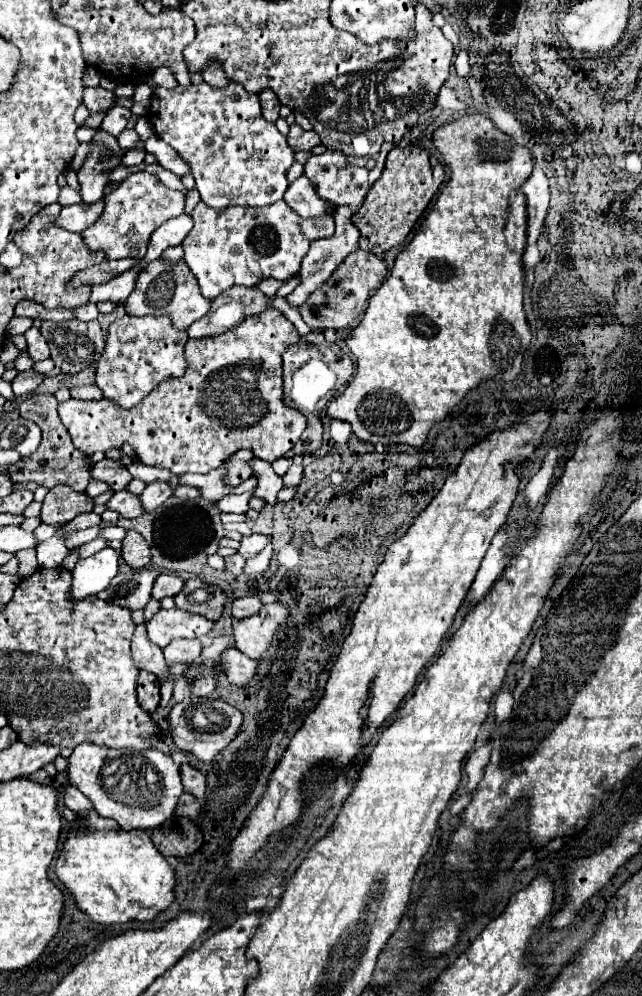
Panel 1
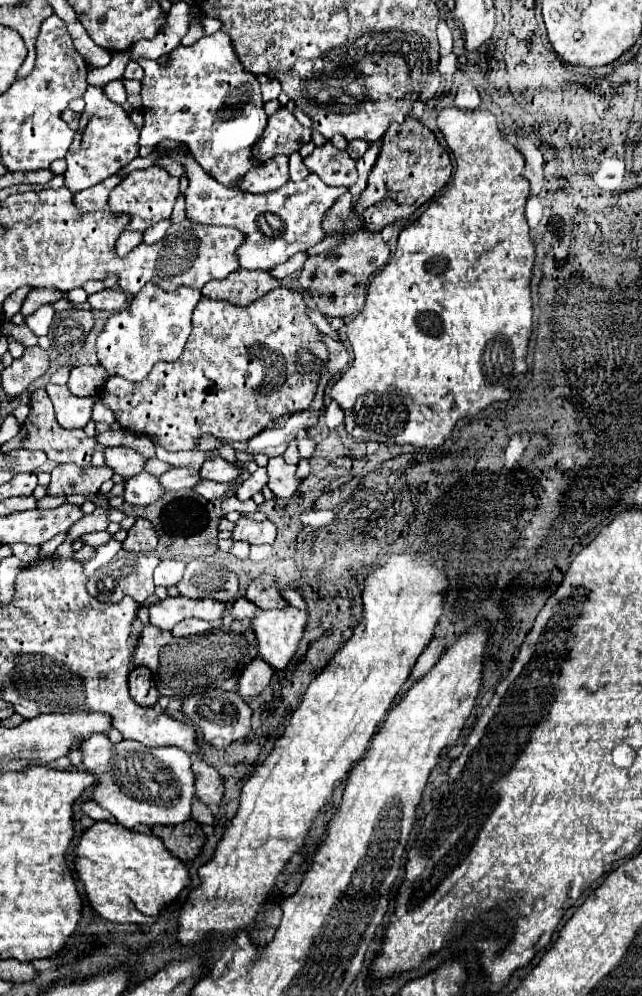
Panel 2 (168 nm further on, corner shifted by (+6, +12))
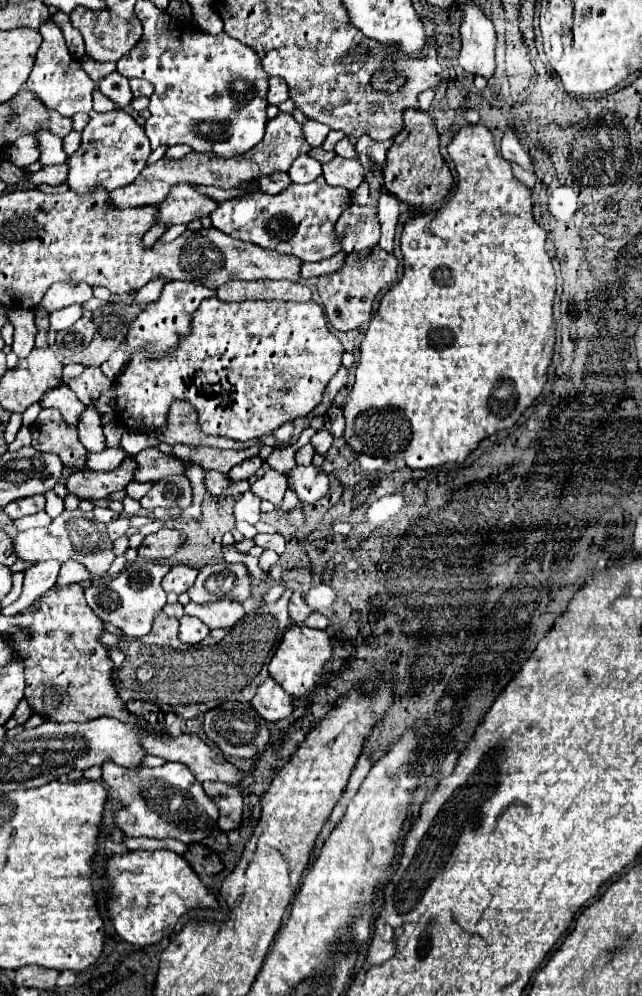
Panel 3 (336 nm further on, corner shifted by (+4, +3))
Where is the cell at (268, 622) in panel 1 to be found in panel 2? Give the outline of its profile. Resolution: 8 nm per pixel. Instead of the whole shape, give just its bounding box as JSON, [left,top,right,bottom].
[250,604,308,670]

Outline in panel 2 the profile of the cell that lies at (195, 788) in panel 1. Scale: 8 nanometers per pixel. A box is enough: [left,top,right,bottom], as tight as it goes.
[192,758,222,804]

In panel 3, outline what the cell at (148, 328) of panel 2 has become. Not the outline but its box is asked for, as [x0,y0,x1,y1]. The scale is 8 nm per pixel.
[124,281,216,357]

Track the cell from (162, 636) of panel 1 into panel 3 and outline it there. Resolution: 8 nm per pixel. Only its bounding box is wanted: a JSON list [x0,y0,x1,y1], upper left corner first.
[184,601,244,629]

